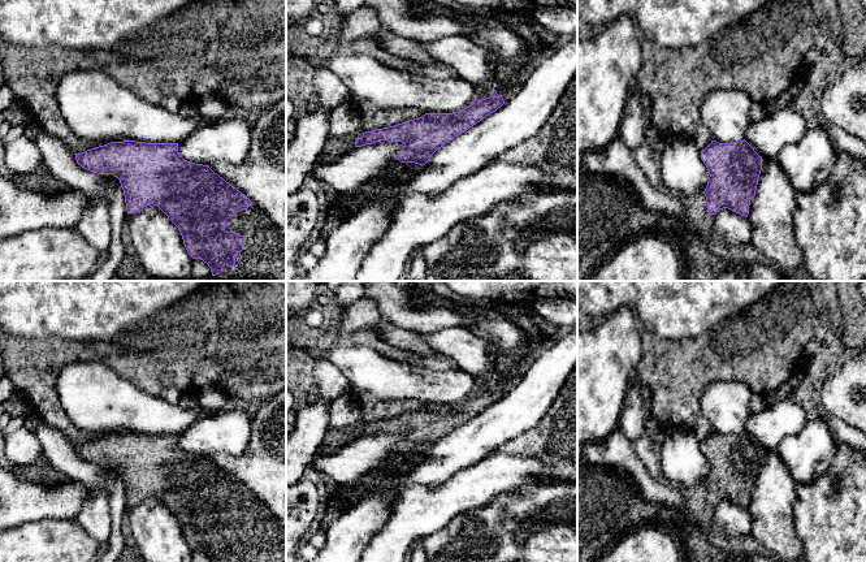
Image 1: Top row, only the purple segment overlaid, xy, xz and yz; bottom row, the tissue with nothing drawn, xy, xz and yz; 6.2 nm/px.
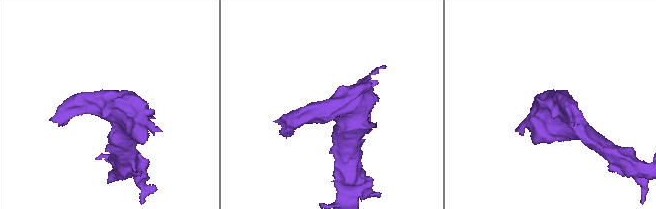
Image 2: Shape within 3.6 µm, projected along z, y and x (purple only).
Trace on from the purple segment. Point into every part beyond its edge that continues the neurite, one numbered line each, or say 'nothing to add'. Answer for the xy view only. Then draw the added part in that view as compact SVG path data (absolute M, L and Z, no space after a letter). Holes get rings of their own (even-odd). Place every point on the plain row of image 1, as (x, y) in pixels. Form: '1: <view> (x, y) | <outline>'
1: xy (264, 540) | M255 497L230 507L225 522L243 527L244 537L235 545L235 555L222 562L286 562L286 532Z

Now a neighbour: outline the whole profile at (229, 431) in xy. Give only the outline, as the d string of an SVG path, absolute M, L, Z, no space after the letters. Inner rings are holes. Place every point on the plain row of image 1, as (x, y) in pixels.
M222 410L204 416L178 435L178 445L187 453L209 457L224 453L241 457L251 438L251 420L241 410Z

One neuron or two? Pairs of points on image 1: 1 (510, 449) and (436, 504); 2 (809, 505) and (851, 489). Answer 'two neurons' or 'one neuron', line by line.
1: two neurons
2: one neuron

